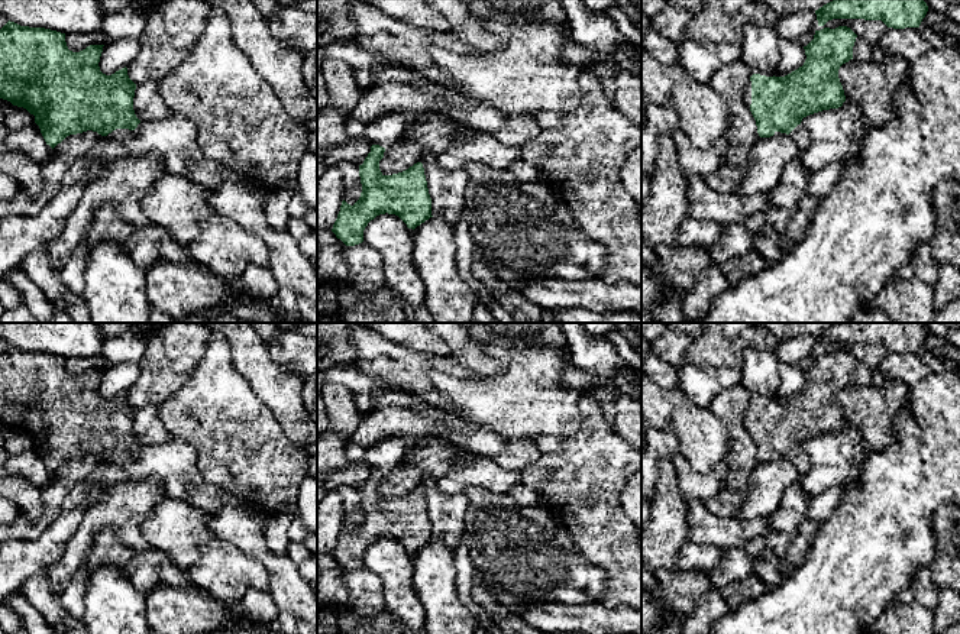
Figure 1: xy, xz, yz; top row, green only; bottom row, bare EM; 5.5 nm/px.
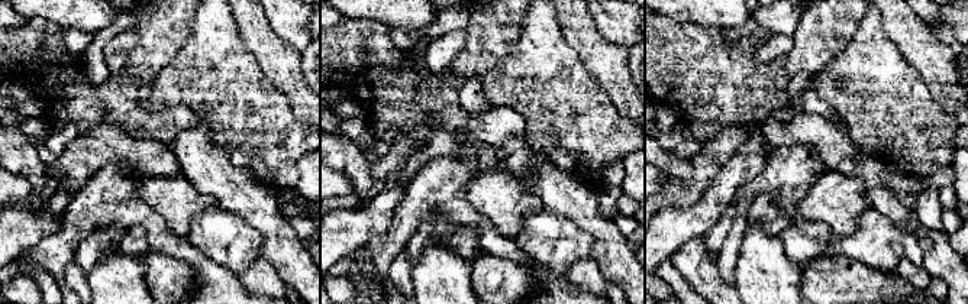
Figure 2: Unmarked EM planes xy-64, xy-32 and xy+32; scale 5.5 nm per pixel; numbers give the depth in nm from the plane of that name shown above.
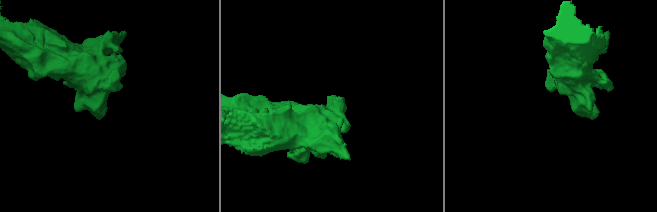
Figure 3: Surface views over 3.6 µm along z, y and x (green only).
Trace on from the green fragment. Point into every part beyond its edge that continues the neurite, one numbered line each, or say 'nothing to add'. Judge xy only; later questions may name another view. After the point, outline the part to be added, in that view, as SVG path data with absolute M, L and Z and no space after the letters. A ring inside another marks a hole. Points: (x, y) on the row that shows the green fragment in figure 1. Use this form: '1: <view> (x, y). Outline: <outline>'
1: xy (174, 138). Outline: M181 114L161 120L140 120L135 130L116 129L107 136L117 139L135 155L159 153L169 172L184 175L207 188L217 188L223 181L245 182L252 190L271 194L252 179L237 175L216 161L207 161L198 149L195 124Z

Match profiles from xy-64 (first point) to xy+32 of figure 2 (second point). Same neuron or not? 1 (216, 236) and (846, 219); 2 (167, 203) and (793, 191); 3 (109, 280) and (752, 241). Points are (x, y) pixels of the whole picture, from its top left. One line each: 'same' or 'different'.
1: different
2: different
3: same

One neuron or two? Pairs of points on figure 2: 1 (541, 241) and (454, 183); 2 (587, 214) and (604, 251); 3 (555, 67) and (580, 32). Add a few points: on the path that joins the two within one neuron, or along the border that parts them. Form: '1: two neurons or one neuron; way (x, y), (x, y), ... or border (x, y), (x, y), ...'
1: two neurons; border (512, 239), (538, 262)
2: one neuron; way (593, 223), (604, 235), (604, 242)
3: two neurons; border (557, 15), (564, 39), (590, 73)

